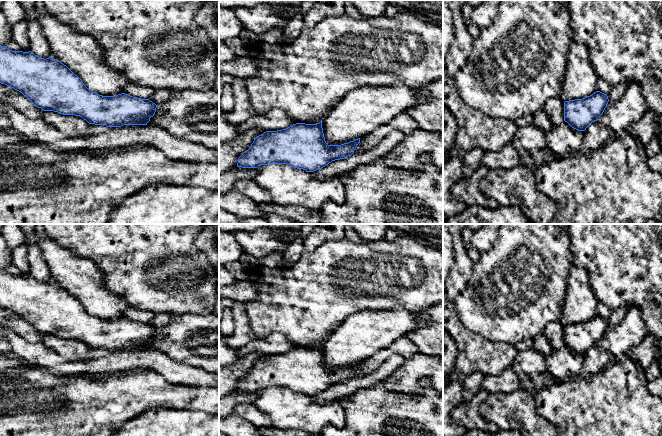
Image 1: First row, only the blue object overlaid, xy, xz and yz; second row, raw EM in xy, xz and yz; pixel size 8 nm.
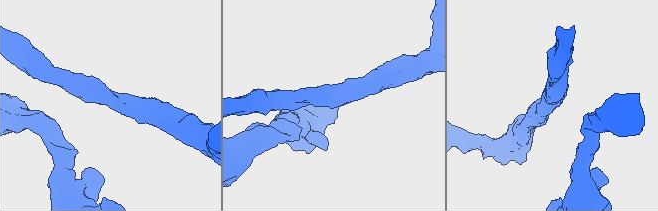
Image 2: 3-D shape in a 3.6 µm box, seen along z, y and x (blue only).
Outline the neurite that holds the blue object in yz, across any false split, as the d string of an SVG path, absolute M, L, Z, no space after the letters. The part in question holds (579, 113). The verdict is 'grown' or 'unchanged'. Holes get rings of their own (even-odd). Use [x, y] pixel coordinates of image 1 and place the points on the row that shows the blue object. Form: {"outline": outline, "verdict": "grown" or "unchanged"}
{"outline": "M600 91L582 99L565 101L564 121L578 131L585 131L603 114L608 102L608 96Z", "verdict": "unchanged"}

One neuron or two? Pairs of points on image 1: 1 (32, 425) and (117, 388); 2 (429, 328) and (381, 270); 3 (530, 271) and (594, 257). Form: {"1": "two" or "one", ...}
{"1": "one", "2": "two", "3": "two"}

